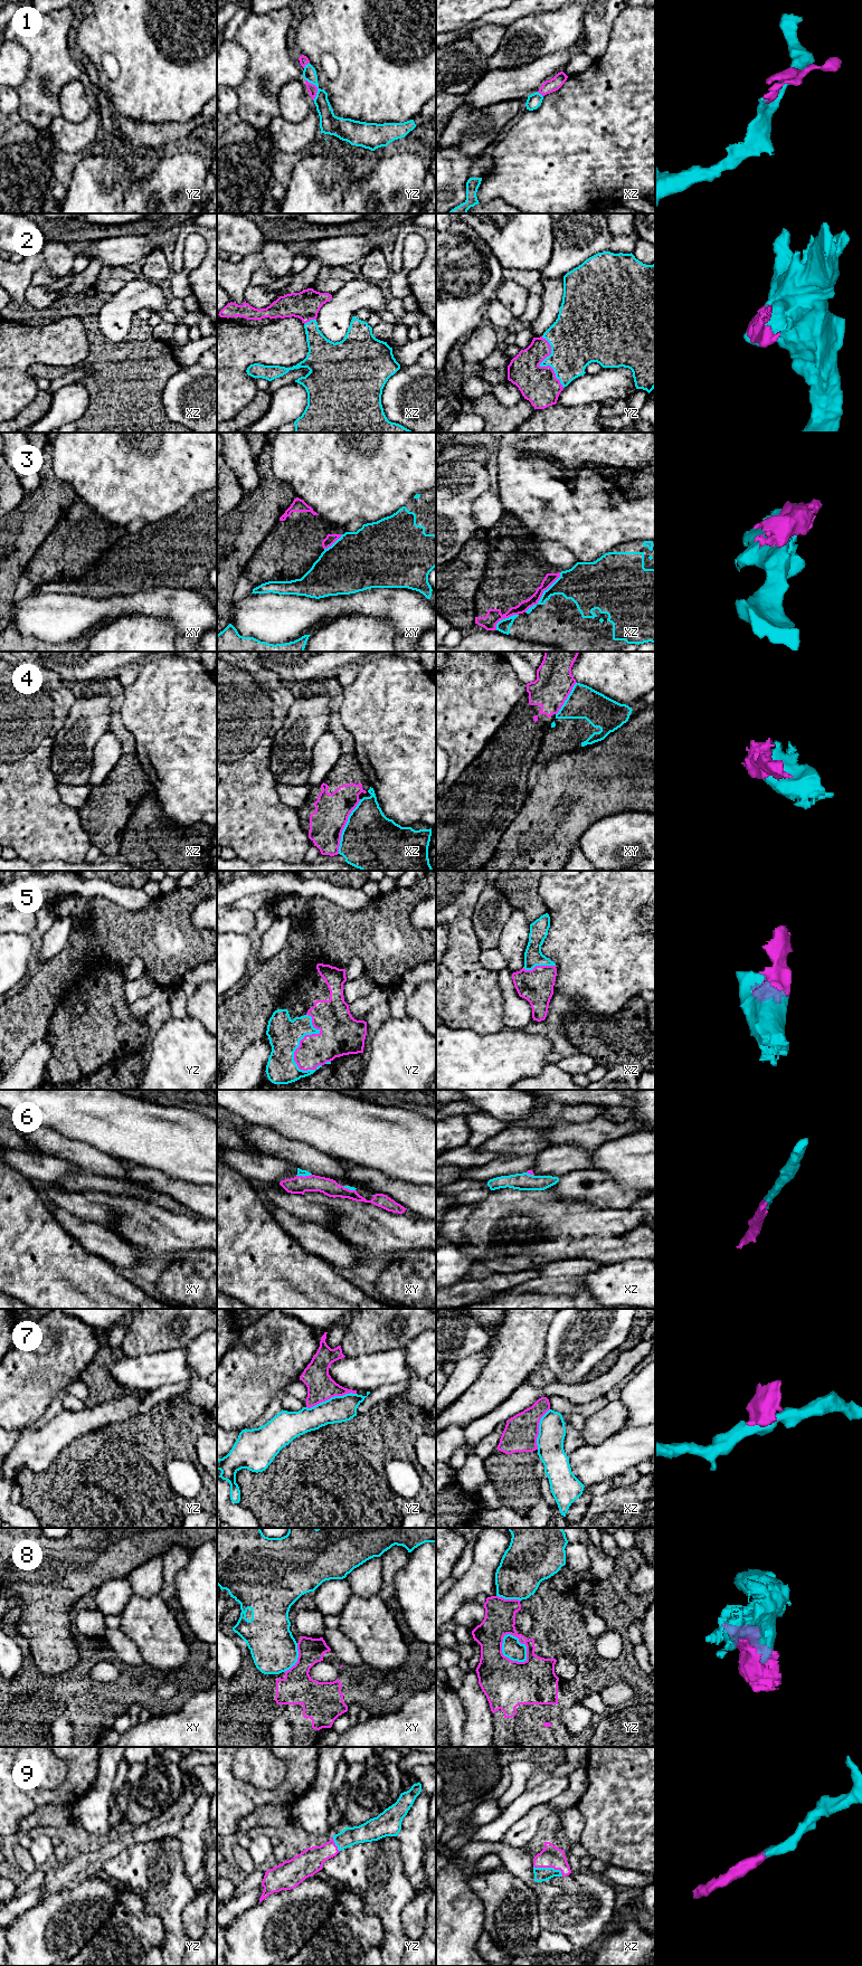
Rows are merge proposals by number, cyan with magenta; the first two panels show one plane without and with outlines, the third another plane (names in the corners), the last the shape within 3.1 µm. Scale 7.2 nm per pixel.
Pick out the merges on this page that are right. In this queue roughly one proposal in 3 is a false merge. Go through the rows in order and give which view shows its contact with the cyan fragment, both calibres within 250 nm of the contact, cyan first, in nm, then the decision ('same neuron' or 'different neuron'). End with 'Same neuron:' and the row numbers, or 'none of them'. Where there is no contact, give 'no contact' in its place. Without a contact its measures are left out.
1: contact in yz; calibres 120 and 70 nm; same neuron
2: contact in yz; calibres 300 and 260 nm; same neuron
3: contact in xz; calibres 220 and 80 nm; different neuron
4: contact in xz; calibres 420 and 240 nm; different neuron
5: contact in yz; calibres 240 and 280 nm; same neuron
6: contact in xy; calibres 50 and 130 nm; same neuron
7: contact in yz; calibres 190 and 200 nm; different neuron
8: contact in yz; calibres 140 and 240 nm; different neuron
9: contact in xz; calibres 100 and 160 nm; same neuron
Same neuron: 1, 2, 5, 6, 9

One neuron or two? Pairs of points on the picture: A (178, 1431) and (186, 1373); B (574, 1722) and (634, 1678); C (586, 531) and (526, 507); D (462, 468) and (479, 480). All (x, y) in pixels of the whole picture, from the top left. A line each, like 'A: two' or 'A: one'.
A: two
B: two
C: one
D: one

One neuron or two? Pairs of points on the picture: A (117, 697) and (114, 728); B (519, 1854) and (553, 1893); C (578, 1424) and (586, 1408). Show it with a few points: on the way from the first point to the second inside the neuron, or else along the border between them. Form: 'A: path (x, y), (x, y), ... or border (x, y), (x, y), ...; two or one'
A: path (115, 705), (115, 720); one
B: path (521, 1867), (529, 1879), (541, 1889); one
C: border (585, 1418), (578, 1414), (572, 1414), (568, 1422); two

